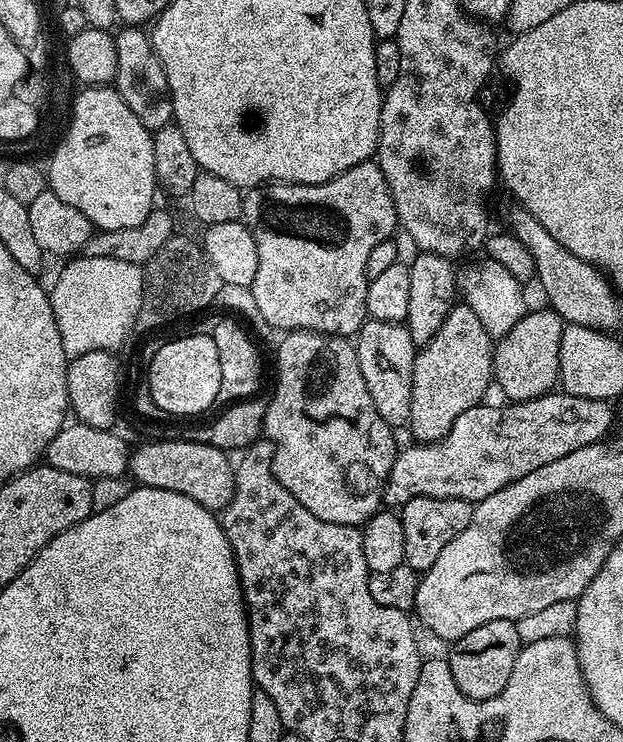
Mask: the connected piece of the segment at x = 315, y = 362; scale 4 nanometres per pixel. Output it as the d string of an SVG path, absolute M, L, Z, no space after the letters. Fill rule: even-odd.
M289 332L281 337L280 345L276 348L276 389L268 400L263 430L263 435L274 445L272 473L278 478L278 482L282 482L282 486L286 486L286 490L290 490L290 494L294 494L294 498L298 498L298 502L302 502L302 506L306 506L306 510L310 510L310 514L314 514L314 518L322 518L322 522L363 526L381 507L384 499L384 484L388 481L398 451L396 440L392 437L394 429L384 421L382 414L378 414L374 398L370 398L370 390L366 390L366 380L362 378L362 370L358 367L356 345L351 339L321 332Z

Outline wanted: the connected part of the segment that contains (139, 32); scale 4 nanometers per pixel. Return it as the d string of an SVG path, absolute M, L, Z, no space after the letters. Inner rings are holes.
M124 26L121 32L115 33L114 51L118 53L118 70L114 87L116 93L130 106L130 111L146 126L149 132L157 132L162 126L173 123L172 119L172 95L170 94L170 82L166 82L166 70L162 70L162 62L158 62L158 54L152 45L152 37L143 27Z

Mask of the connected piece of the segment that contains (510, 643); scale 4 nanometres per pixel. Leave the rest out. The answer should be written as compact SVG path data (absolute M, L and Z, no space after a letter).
M495 620L486 622L486 626L478 626L478 630L470 630L470 634L455 641L449 647L452 649L446 653L450 674L454 674L454 682L458 686L458 690L462 690L462 694L466 694L466 698L471 700L485 700L502 694L502 686L506 686L506 682L510 682L510 670L514 670L514 658L518 658L521 647L518 630L513 621Z

